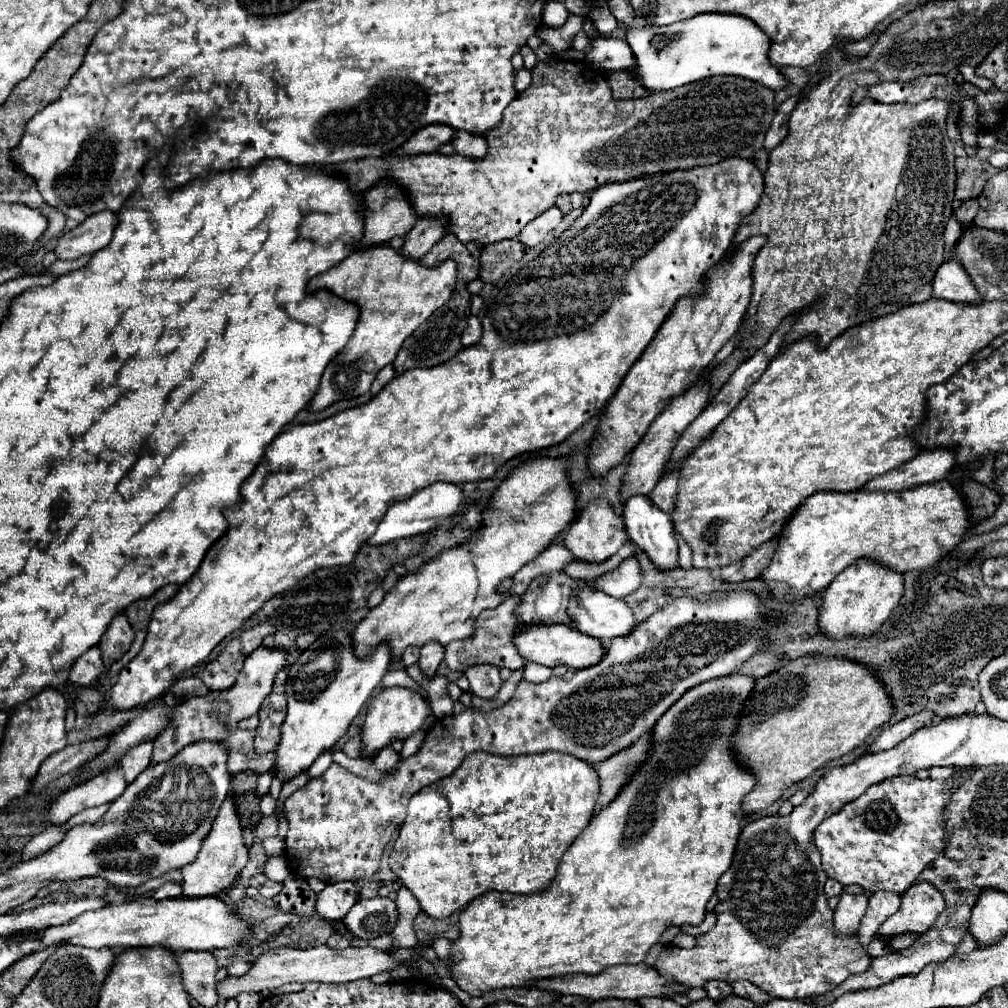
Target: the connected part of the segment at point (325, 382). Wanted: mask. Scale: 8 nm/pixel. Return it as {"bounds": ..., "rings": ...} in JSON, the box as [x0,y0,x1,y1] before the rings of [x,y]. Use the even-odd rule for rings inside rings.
{"bounds":[310,244,456,412],"rings":[[[386,244],[356,250],[338,266],[310,280],[310,294],[316,290],[328,290],[360,308],[354,336],[326,366],[320,388],[310,402],[310,410],[320,412],[338,400],[366,394],[376,374],[396,360],[396,354],[404,340],[422,322],[426,322],[434,310],[442,308],[450,300],[454,284],[456,264],[452,260],[446,260],[436,268],[426,268],[418,260],[400,256],[398,250]]]}

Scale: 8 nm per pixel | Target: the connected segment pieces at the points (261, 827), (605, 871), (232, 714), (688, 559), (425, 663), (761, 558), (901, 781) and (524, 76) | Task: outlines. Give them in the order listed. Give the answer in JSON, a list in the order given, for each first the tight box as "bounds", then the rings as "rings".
[{"bounds":[256,816,278,838],"rings":[[[276,816],[262,818],[262,820],[260,820],[260,824],[256,826],[256,836],[258,836],[258,838],[276,836],[276,834],[278,834],[278,830],[276,830],[276,822],[278,822],[278,818],[276,818]]]},{"bounds":[450,676,754,996],"rings":[[[724,676],[706,684],[698,684],[692,690],[688,690],[654,726],[654,748],[646,762],[646,766],[632,778],[630,784],[624,786],[624,790],[618,794],[618,798],[604,810],[596,812],[590,820],[590,824],[584,828],[584,832],[574,840],[574,844],[566,850],[566,854],[560,860],[558,872],[550,886],[538,894],[510,894],[510,892],[488,892],[476,900],[472,900],[460,914],[460,936],[450,946],[450,976],[458,984],[460,990],[468,992],[470,996],[482,996],[484,992],[496,990],[496,988],[526,988],[534,980],[544,978],[558,978],[566,974],[598,974],[608,966],[614,964],[640,964],[648,950],[660,940],[662,932],[668,930],[666,926],[684,926],[692,924],[698,926],[706,916],[706,902],[716,890],[716,882],[730,868],[734,848],[738,842],[738,832],[742,830],[742,818],[744,812],[740,808],[742,798],[752,790],[754,776],[750,770],[744,770],[736,756],[730,750],[730,740],[734,736],[734,728],[738,722],[738,714],[742,710],[742,704],[750,696],[750,688],[754,686],[754,680],[748,676]]]},{"bounds":[152,646,288,764],"rings":[[[260,646],[246,658],[244,668],[238,674],[234,688],[230,688],[226,692],[208,692],[206,696],[190,698],[178,706],[174,706],[174,710],[170,712],[168,726],[156,736],[154,752],[152,752],[152,764],[170,760],[184,746],[188,746],[196,740],[218,740],[218,742],[226,740],[238,728],[238,722],[242,718],[258,714],[264,698],[272,692],[272,684],[274,684],[276,674],[282,668],[286,668],[286,658],[288,658],[286,648]]]},{"bounds":[675,532,692,569],"rings":[[[677,532],[675,534],[679,545],[679,564],[682,568],[689,569],[692,567],[692,552],[682,537]]]},{"bounds":[418,644,442,680],"rings":[[[426,644],[420,650],[422,650],[422,656],[420,656],[418,664],[420,664],[422,676],[430,680],[436,676],[436,670],[442,662],[442,646],[440,644]]]},{"bounds":[720,540,778,582],"rings":[[[768,540],[766,544],[756,548],[744,560],[724,566],[720,570],[720,580],[722,582],[744,582],[744,580],[758,578],[758,574],[762,572],[762,568],[766,566],[766,562],[770,562],[770,556],[774,554],[774,544],[778,544],[778,542],[776,540]]]},{"bounds":[814,776,954,892],"rings":[[[896,776],[870,786],[840,812],[826,818],[814,832],[826,876],[840,884],[858,884],[870,892],[906,892],[918,872],[944,848],[942,812],[946,800],[954,794],[954,790],[948,788],[952,780],[954,776],[944,782]]]},{"bounds":[514,68,532,93],"rings":[[[526,68],[516,70],[514,85],[518,93],[523,92],[531,83],[532,74],[530,74],[530,70],[526,70]]]}]

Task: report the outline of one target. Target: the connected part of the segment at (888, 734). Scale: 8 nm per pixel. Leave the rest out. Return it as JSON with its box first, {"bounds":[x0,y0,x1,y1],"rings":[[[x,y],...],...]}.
{"bounds":[868,712,934,754],"rings":[[[920,712],[918,716],[908,716],[888,728],[884,728],[884,732],[868,746],[868,754],[876,754],[882,750],[890,750],[894,748],[898,742],[902,742],[904,738],[908,738],[912,732],[924,728],[928,722],[934,720],[934,712]]]}

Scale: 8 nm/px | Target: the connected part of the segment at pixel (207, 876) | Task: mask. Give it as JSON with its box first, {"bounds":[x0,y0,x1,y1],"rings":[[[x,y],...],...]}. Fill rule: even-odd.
{"bounds":[182,796,248,898],"rings":[[[228,796],[226,802],[222,804],[214,824],[212,824],[210,834],[202,842],[198,858],[192,864],[186,864],[186,868],[182,868],[182,876],[184,876],[182,892],[184,892],[184,896],[202,898],[202,896],[216,896],[224,890],[230,890],[236,882],[236,876],[244,868],[246,860],[248,860],[248,848],[244,846],[244,840],[242,840],[242,826],[240,826],[240,820],[236,816],[236,810],[234,810],[232,796]]]}

